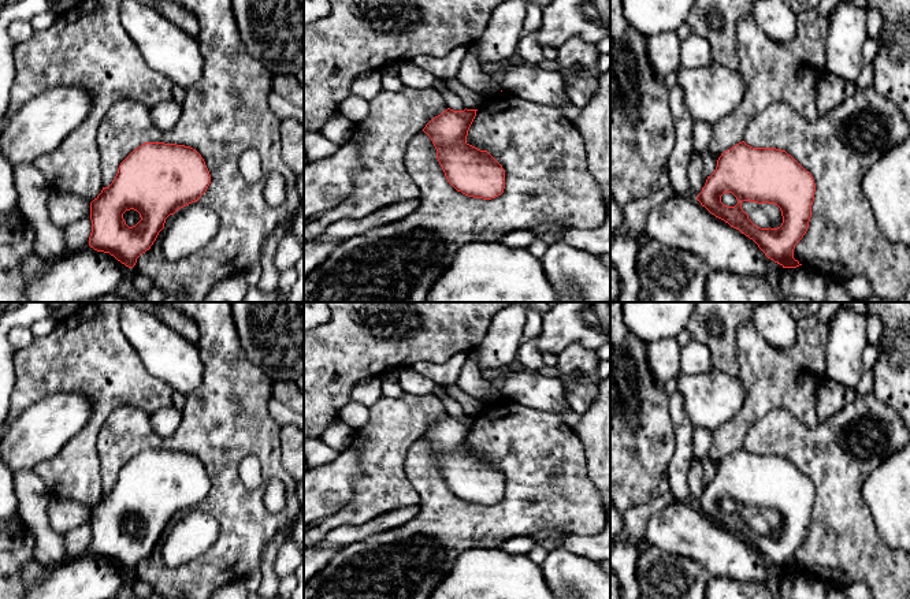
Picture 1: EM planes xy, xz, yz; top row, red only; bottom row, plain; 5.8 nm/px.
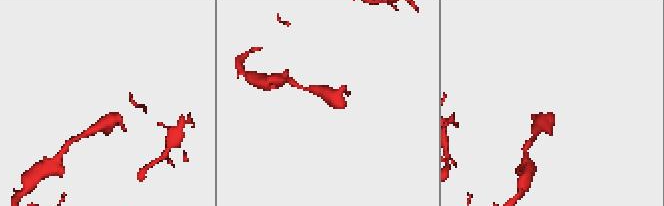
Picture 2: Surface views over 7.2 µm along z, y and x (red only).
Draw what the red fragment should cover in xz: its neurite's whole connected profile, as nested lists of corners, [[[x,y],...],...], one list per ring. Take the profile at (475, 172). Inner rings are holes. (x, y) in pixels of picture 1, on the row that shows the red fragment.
[[[447,108],[431,119],[423,131],[437,149],[447,182],[468,197],[491,200],[504,193],[505,170],[487,150],[467,142],[476,111]]]

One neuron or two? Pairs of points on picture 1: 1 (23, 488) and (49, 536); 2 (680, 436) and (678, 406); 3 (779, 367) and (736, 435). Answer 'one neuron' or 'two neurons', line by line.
1: one neuron
2: one neuron
3: one neuron

